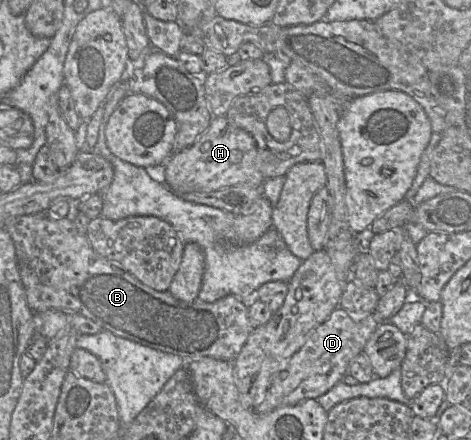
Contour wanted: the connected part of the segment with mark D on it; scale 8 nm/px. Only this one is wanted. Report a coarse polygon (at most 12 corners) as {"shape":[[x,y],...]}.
{"shape":[[338,306],[253,411],[317,399],[347,375],[382,321]]}

